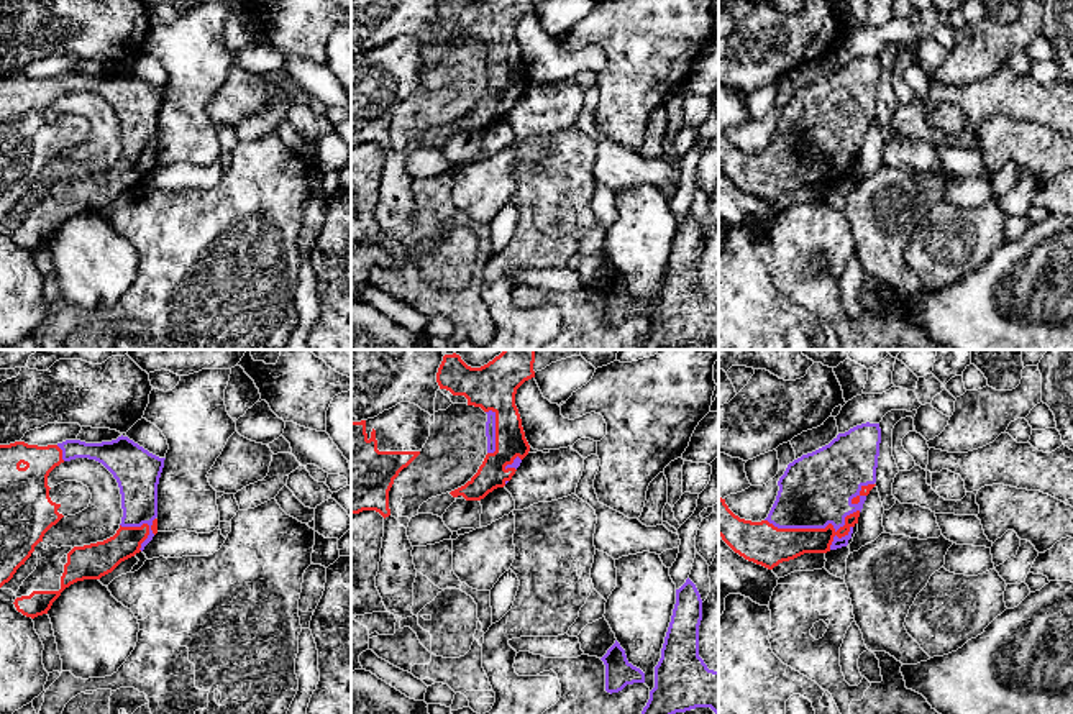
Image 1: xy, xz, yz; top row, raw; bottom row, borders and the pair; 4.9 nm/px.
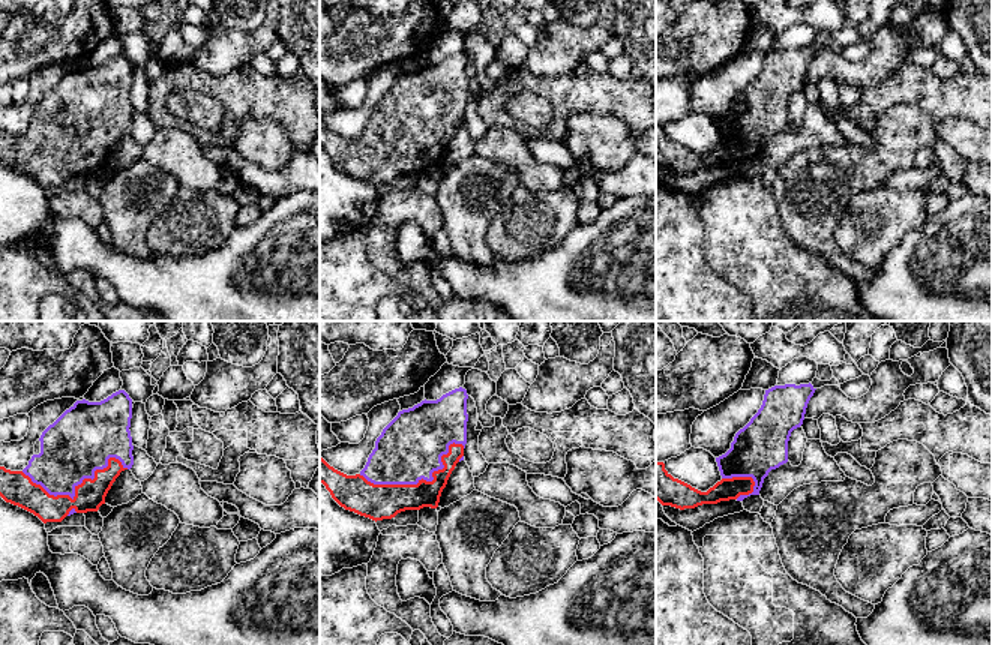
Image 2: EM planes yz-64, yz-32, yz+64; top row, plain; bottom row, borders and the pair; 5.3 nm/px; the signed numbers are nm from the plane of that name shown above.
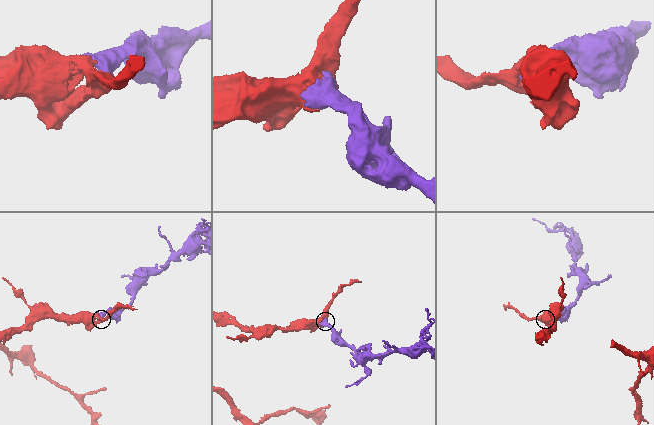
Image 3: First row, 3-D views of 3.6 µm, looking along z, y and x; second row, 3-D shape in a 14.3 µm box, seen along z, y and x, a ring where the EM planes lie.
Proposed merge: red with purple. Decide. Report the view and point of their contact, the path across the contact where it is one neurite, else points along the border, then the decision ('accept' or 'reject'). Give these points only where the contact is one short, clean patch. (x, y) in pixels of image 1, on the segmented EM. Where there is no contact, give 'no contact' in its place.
meets red in yz at (814, 529); accept

